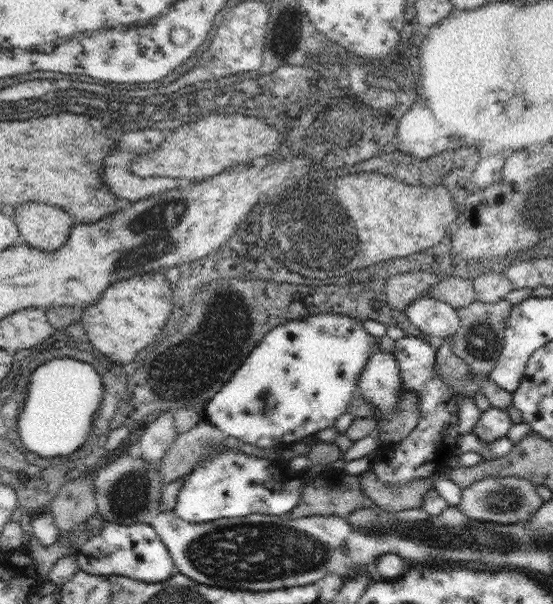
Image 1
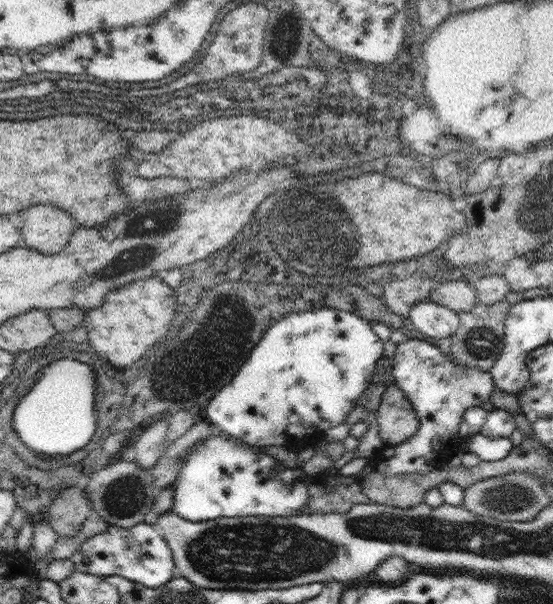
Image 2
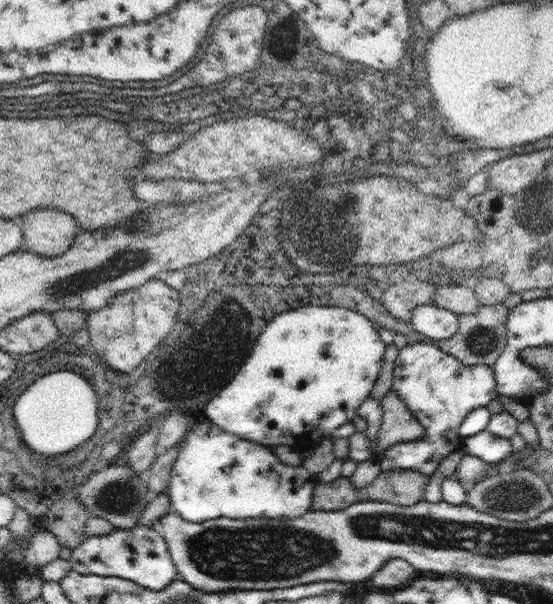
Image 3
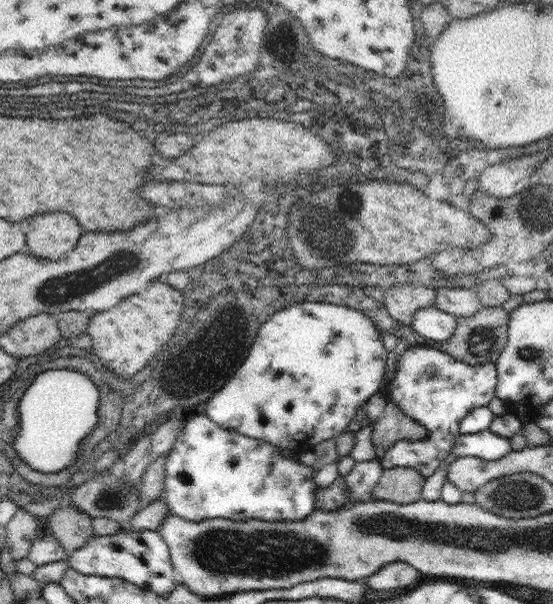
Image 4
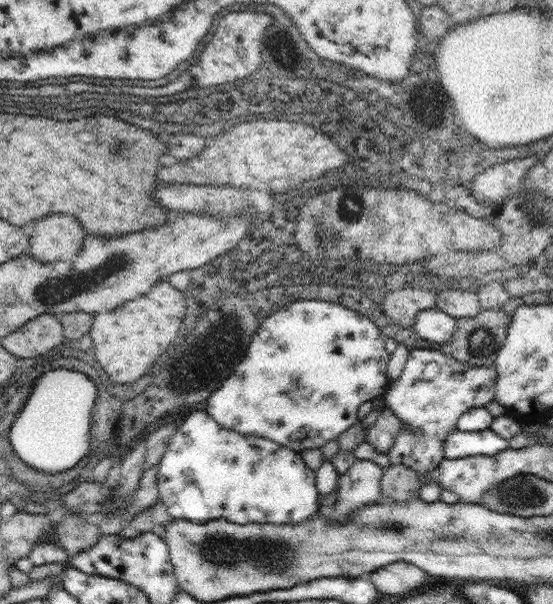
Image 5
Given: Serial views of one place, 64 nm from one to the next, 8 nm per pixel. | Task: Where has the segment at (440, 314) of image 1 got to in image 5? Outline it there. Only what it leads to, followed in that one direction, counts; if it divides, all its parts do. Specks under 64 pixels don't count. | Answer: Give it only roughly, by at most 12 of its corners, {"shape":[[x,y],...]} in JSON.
{"shape":[[437,308],[417,312],[411,330],[443,346],[457,320]]}

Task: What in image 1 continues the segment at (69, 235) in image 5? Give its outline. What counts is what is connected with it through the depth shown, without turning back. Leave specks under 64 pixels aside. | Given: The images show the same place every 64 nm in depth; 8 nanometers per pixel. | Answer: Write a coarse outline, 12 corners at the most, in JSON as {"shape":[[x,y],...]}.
{"shape":[[19,204],[15,224],[27,248],[55,252],[71,218],[57,206]]}

